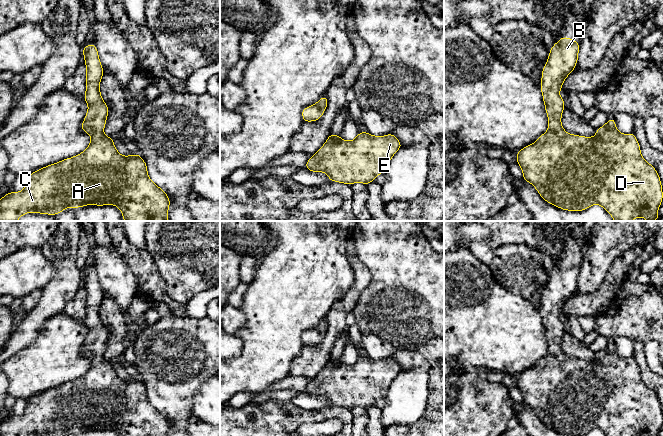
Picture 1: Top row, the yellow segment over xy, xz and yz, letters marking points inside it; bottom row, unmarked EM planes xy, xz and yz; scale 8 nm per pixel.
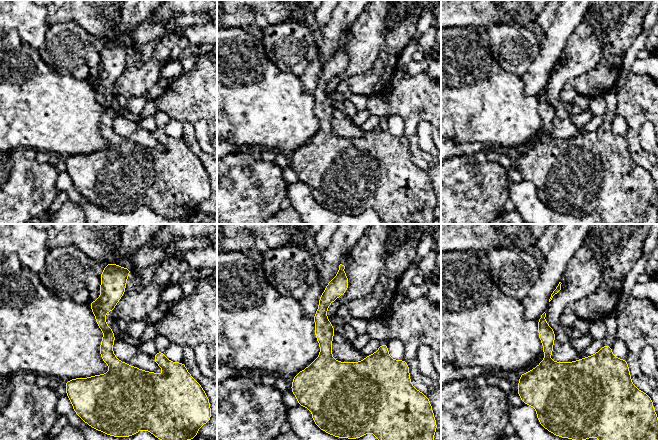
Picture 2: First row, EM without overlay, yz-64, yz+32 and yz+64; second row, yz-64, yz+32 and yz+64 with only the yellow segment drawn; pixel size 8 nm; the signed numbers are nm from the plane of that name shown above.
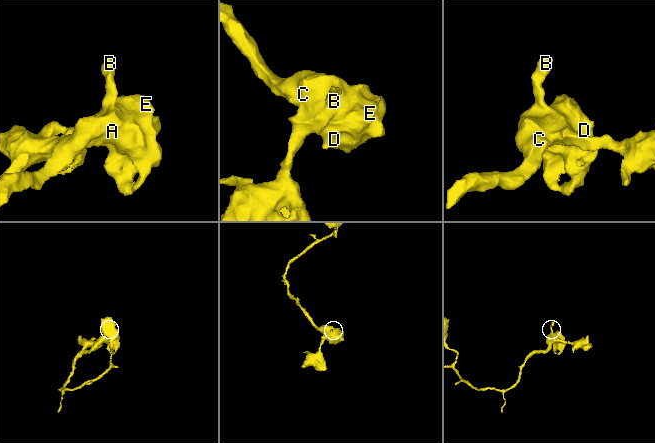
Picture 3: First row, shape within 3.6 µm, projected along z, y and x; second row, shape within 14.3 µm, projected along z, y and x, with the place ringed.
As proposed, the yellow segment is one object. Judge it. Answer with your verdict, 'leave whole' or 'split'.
leave whole

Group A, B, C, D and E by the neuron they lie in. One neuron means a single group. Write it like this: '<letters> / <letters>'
A B C D E

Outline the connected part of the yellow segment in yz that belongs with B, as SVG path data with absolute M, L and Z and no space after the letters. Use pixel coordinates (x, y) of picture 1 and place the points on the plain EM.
M561 261L549 276L540 308L548 355L516 378L523 403L531 407L546 426L567 435L584 435L598 428L607 436L657 436L663 423L660 400L641 380L633 356L620 357L615 342L609 342L605 349L596 353L595 361L568 358L562 351L565 328L559 316L564 304L575 293L578 277L579 265L569 261Z

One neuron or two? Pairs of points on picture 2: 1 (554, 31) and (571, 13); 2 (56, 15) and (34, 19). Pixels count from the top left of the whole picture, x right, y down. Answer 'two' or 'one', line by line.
1: one
2: two

